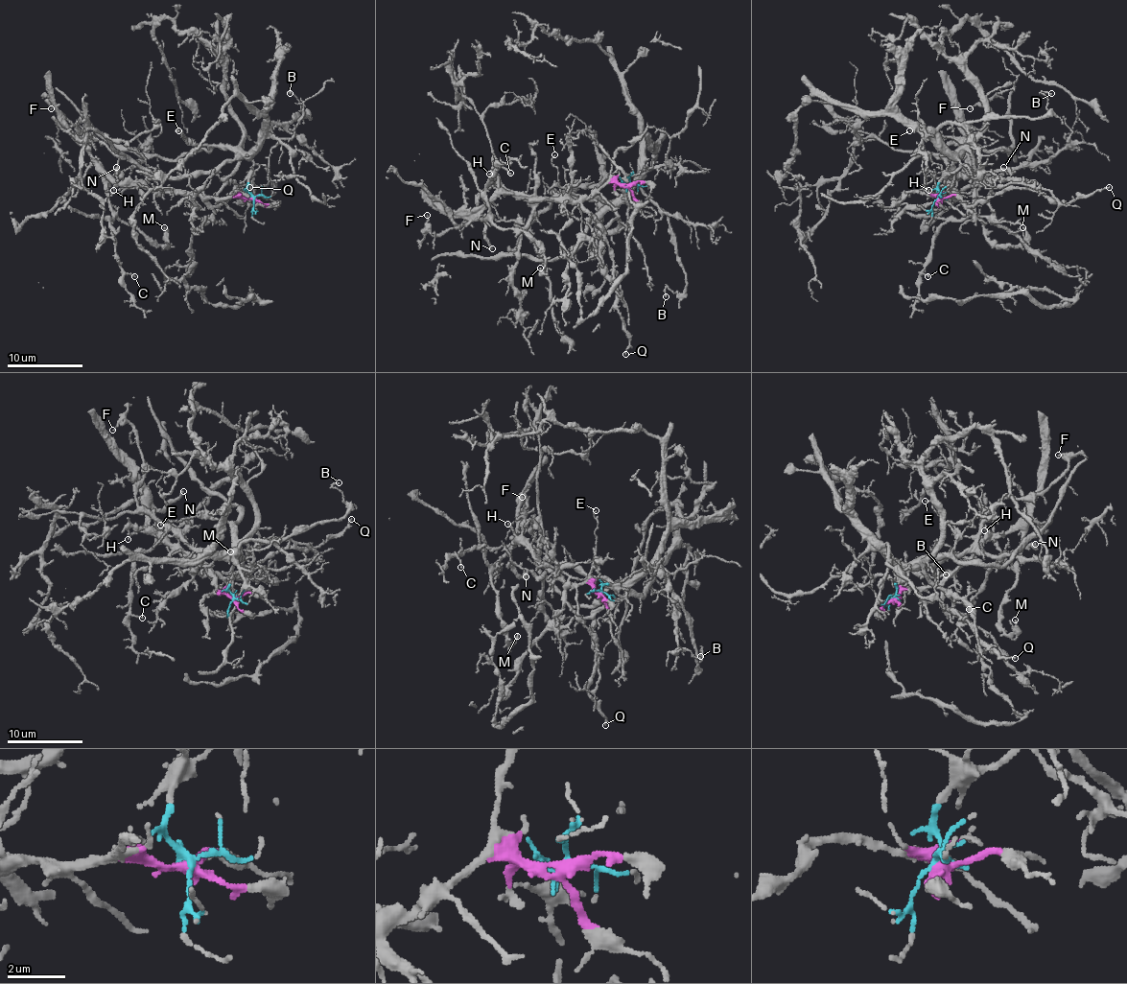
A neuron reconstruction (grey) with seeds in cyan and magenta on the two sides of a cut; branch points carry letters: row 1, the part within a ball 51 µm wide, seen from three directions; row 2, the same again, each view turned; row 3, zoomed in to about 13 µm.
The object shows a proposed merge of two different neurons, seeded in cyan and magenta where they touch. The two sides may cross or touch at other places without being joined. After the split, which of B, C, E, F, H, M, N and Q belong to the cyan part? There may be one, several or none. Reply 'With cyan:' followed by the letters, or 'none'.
With cyan: B, E, F

